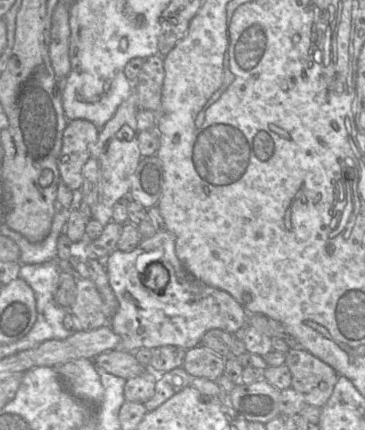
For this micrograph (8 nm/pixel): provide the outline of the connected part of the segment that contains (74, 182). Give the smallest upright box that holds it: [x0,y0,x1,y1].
[58,119,99,191]

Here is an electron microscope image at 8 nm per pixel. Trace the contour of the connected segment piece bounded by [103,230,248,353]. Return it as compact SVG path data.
M167 230L141 240L130 252L115 249L103 263L110 287L118 302L117 311L109 322L114 333L120 337L120 344L114 350L133 353L139 348L154 349L168 345L188 350L199 345L203 334L211 329L233 334L246 326L248 313L230 294L206 285L183 266L176 255L175 237Z

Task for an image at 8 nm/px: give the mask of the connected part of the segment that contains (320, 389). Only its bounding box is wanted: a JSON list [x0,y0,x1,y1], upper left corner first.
[284,348,339,406]

